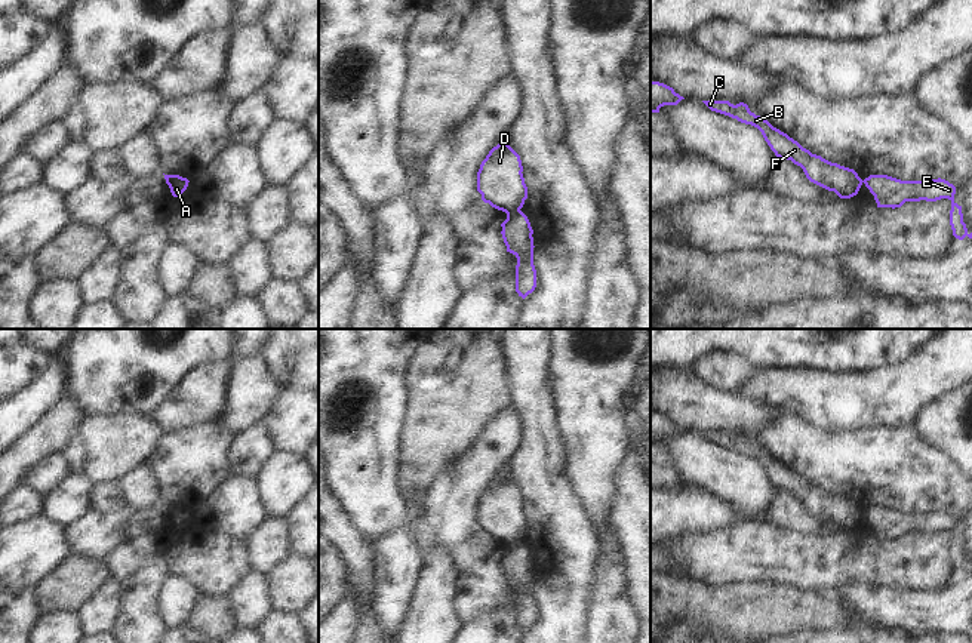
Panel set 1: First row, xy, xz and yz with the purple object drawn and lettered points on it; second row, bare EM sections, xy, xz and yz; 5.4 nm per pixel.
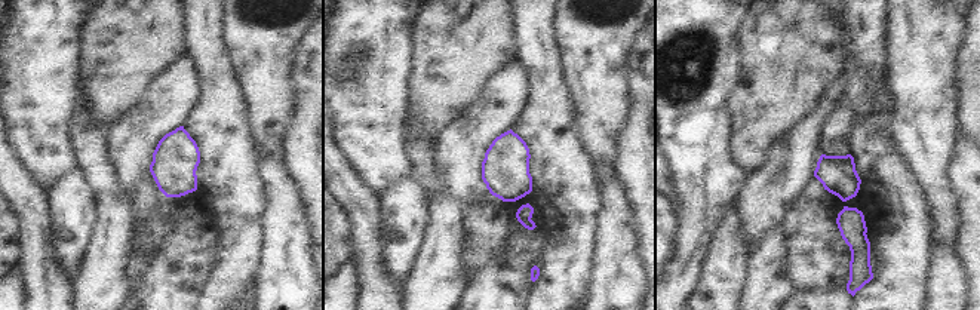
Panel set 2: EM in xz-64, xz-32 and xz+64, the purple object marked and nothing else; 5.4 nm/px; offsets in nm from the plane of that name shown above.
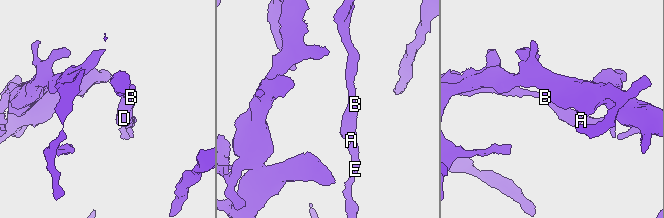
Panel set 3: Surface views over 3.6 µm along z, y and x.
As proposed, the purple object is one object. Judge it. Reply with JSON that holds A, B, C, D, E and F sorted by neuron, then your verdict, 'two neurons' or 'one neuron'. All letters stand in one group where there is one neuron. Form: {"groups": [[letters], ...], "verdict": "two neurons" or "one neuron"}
{"groups": [["A", "B", "C", "D", "F"], ["E"]], "verdict": "two neurons"}

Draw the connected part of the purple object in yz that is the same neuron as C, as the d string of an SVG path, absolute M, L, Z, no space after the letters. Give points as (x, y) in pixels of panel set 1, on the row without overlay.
M729 433L702 434L711 443L757 459L775 487L791 492L794 496L800 498L810 514L828 523L834 523L840 530L850 530L858 526L864 513L853 501L831 495L821 487L812 486L787 465L773 459L768 452L751 444L747 436L739 434L733 437Z

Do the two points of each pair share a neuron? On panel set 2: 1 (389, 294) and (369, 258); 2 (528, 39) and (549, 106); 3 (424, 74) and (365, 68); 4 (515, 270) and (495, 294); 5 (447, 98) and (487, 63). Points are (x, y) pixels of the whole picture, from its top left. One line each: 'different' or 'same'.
1: same
2: same
3: different
4: same
5: same

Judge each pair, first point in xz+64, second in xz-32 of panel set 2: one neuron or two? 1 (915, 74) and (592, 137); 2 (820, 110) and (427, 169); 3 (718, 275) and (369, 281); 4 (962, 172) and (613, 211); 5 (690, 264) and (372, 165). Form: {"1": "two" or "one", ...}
{"1": "one", "2": "two", "3": "two", "4": "two", "5": "one"}

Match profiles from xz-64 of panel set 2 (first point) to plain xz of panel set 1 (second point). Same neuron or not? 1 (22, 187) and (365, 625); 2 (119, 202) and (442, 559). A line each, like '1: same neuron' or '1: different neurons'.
1: same neuron
2: same neuron

